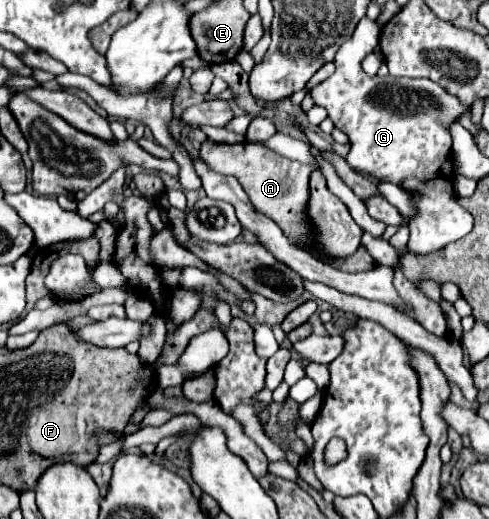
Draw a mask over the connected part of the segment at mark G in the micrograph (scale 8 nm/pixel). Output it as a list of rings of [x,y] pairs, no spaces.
[[[362,17],[354,35],[338,49],[334,57],[336,71],[310,89],[310,97],[314,105],[324,107],[328,111],[328,117],[332,119],[334,127],[344,131],[350,139],[350,153],[346,157],[348,165],[356,169],[358,173],[368,173],[370,177],[378,181],[390,181],[398,187],[402,187],[414,205],[414,217],[408,221],[410,239],[408,249],[410,253],[430,253],[436,249],[442,249],[444,245],[464,237],[472,231],[472,215],[458,203],[458,195],[454,189],[454,161],[452,161],[452,135],[450,125],[458,121],[464,113],[470,111],[464,103],[460,103],[458,97],[446,93],[446,89],[438,87],[438,83],[428,79],[412,79],[412,77],[368,77],[362,71],[362,59],[372,53],[374,45],[378,45],[380,27],[370,17]]]

